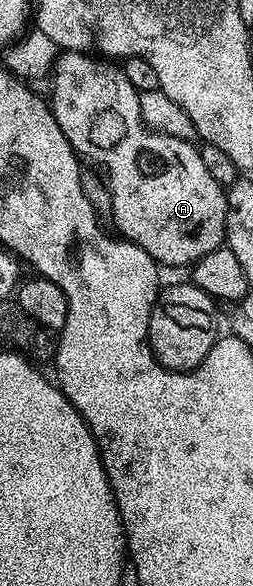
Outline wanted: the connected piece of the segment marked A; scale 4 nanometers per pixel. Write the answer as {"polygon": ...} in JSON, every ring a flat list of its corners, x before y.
{"polygon":[[66,50,57,55,52,80,51,105,59,128,63,128,63,136,67,136,77,155,86,163,102,166,109,177,109,206,113,209,114,224,121,229,120,237,143,248,162,267,192,267,207,252,215,252,215,248,222,246,229,211,226,187,220,186,215,176,207,172,200,149,193,147,192,141,161,134,146,126,141,119,141,95,116,61,89,52]]}

